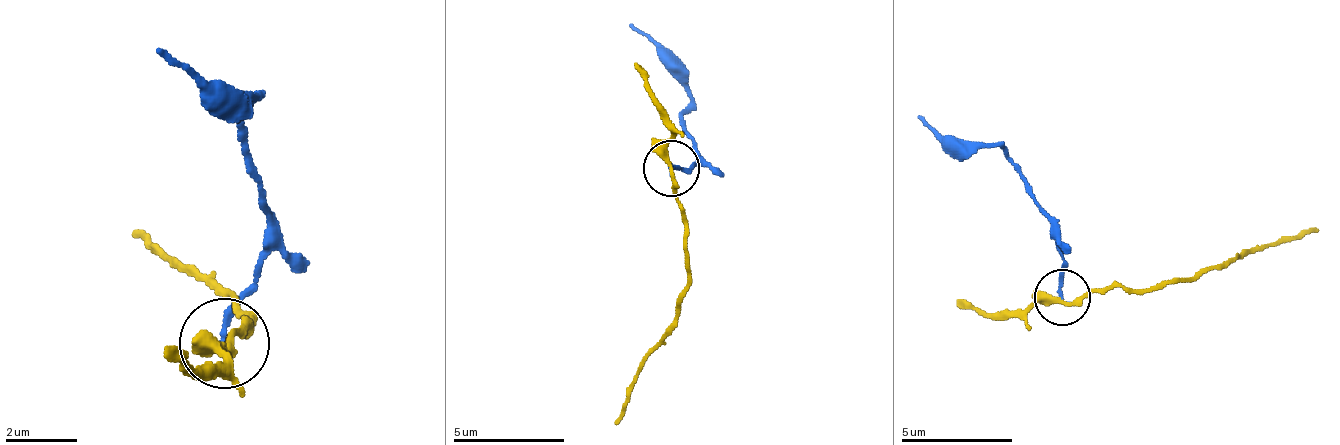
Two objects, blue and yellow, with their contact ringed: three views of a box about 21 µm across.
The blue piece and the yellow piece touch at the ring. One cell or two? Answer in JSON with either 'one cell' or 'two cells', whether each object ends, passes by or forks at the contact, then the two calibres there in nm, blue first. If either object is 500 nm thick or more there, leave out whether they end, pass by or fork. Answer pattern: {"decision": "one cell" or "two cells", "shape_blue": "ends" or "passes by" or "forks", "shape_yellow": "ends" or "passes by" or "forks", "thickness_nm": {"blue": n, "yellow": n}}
{"decision": "two cells", "shape_blue": "ends", "shape_yellow": "passes by", "thickness_nm": {"blue": 140, "yellow": 240}}

